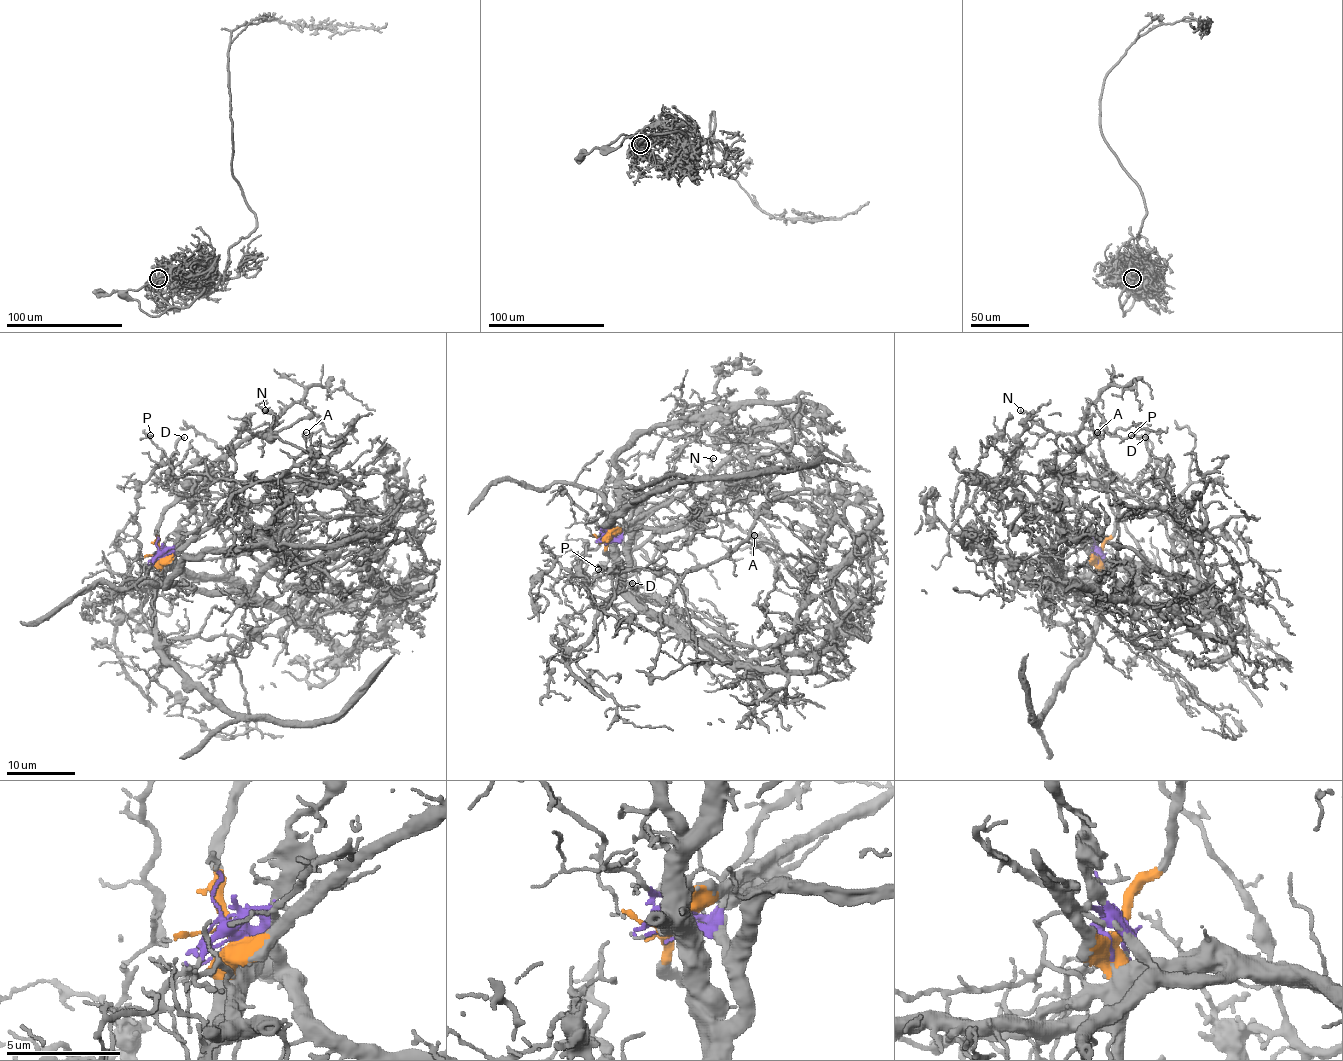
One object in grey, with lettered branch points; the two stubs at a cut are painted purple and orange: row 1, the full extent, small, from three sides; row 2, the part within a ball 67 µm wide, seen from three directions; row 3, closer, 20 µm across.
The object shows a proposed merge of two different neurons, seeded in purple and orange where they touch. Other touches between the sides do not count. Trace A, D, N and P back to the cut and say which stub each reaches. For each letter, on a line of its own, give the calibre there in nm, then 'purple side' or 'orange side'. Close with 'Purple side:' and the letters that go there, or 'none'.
A: calibre 160 nm; orange side
D: calibre 200 nm; orange side
N: calibre 140 nm; orange side
P: calibre 150 nm; orange side
Purple side: none

